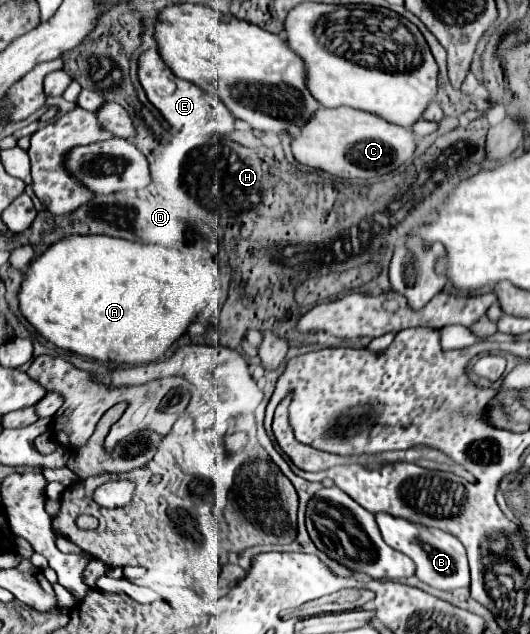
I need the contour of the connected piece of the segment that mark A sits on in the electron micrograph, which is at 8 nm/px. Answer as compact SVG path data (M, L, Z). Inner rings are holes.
M72 235L50 245L32 261L18 299L24 317L56 347L98 361L144 365L160 361L170 345L188 331L188 325L208 307L214 289L214 273L178 249L106 235Z

